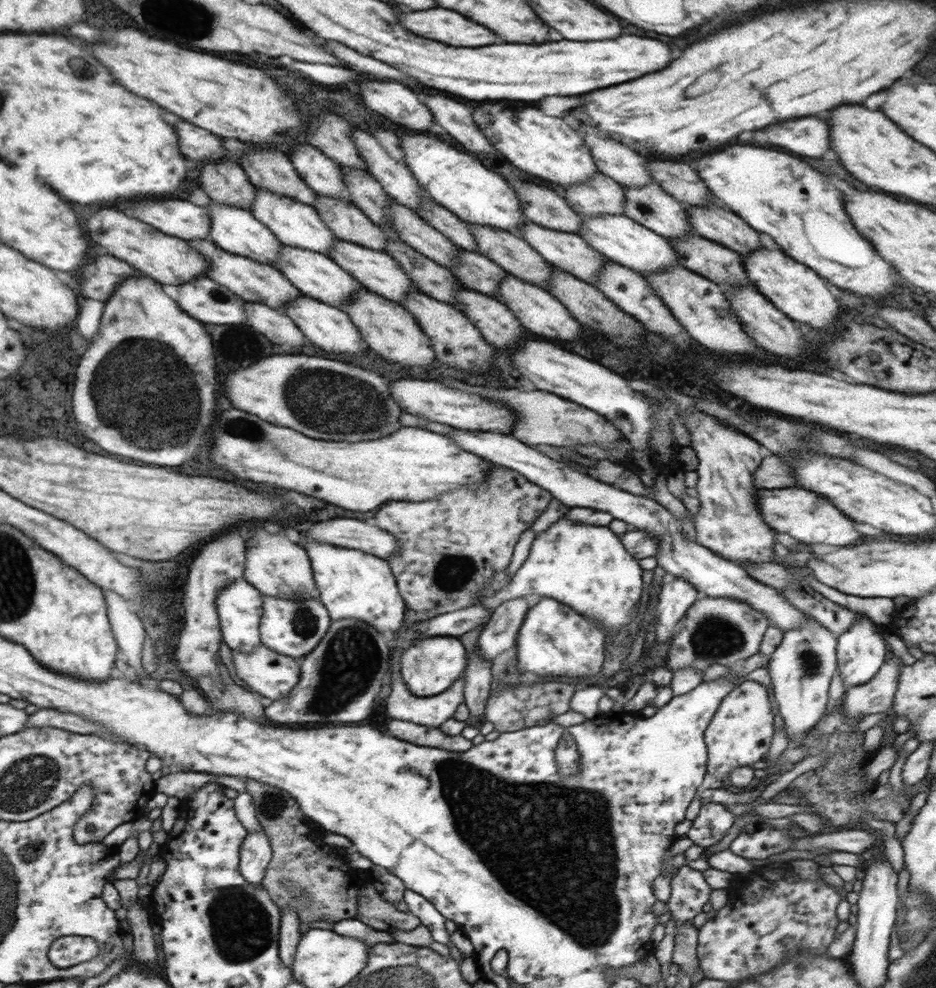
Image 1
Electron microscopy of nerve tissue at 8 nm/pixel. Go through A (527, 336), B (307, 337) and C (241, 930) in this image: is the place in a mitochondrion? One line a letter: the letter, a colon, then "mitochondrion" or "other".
A: other
B: other
C: mitochondrion

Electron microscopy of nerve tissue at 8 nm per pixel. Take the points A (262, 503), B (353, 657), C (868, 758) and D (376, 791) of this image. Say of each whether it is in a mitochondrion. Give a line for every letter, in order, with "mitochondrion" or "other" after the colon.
A: other
B: mitochondrion
C: other
D: other

